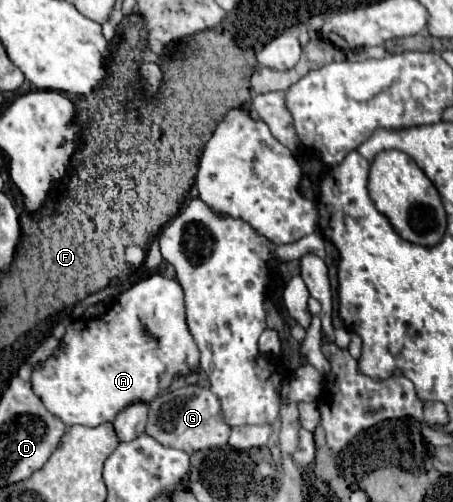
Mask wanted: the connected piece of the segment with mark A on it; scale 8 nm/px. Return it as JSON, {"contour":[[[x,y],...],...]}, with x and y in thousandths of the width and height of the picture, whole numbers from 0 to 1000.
{"contour":[[[340,546],[269,582],[252,606],[234,625],[221,629],[221,637],[208,633],[190,637],[185,645],[181,637],[163,637],[141,661],[141,689],[132,689],[128,705],[97,717],[93,729],[71,741],[66,765],[75,785],[146,849],[181,845],[208,853],[252,841],[256,825],[287,805],[340,797],[349,785],[375,773],[389,749],[415,749],[437,733],[442,701],[411,649],[406,582],[389,558]]]}

